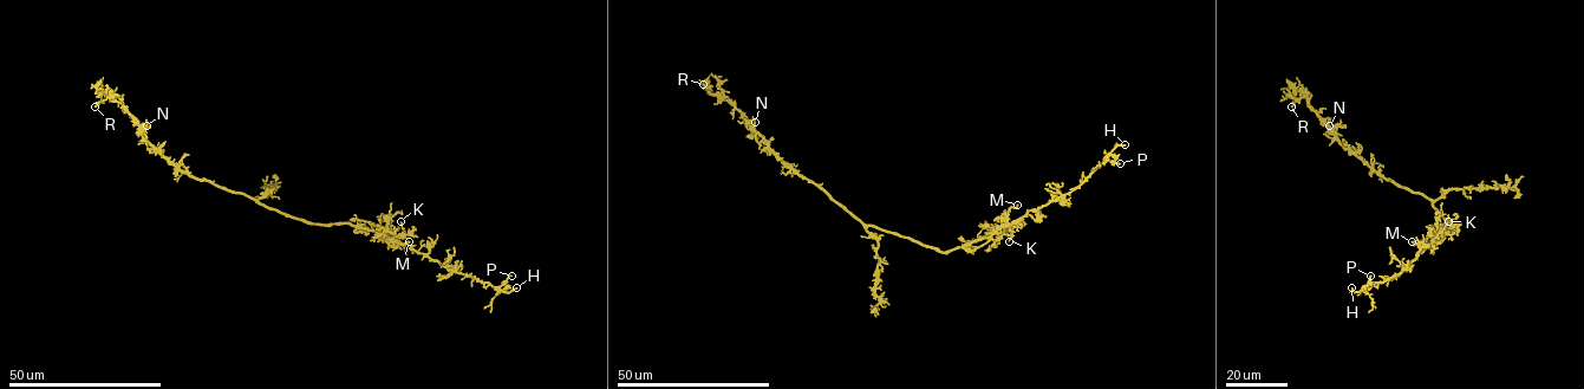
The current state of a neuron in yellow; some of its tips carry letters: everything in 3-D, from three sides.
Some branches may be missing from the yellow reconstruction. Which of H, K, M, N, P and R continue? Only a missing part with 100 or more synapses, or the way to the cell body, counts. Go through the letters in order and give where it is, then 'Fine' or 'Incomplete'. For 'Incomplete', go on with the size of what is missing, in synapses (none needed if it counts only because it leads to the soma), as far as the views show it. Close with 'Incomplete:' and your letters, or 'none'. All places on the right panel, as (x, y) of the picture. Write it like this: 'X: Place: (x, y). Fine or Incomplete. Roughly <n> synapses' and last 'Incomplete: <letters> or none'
H: Place: (1351, 287). Incomplete
K: Place: (1448, 221). Fine
M: Place: (1412, 241). Fine
N: Place: (1329, 125). Fine
P: Place: (1370, 276). Fine
R: Place: (1291, 107). Fine
Incomplete: H

